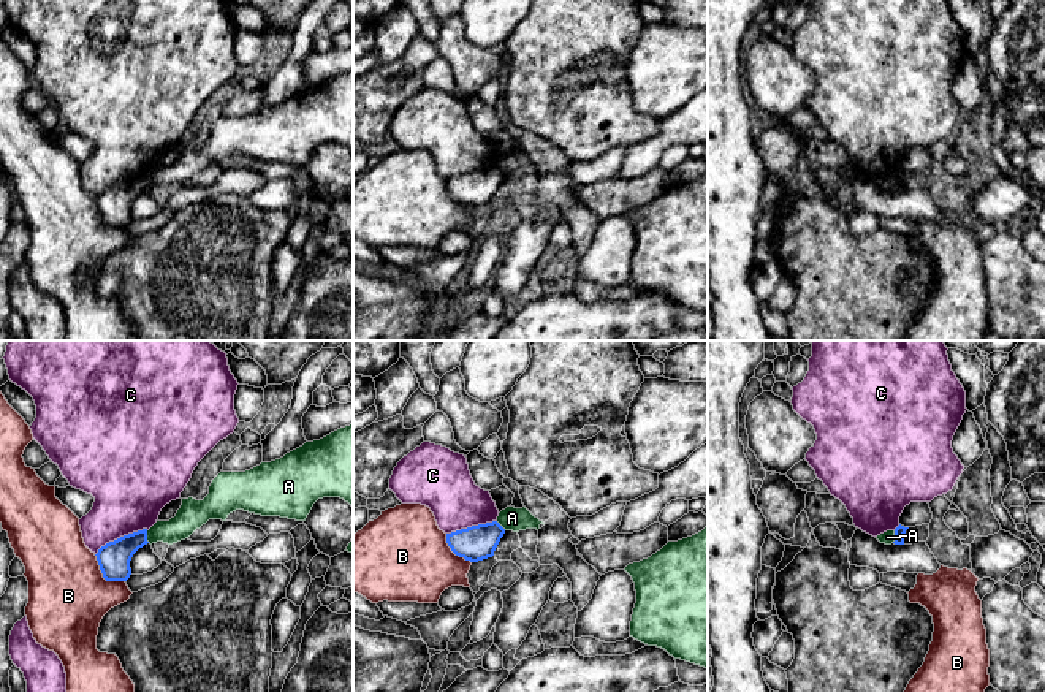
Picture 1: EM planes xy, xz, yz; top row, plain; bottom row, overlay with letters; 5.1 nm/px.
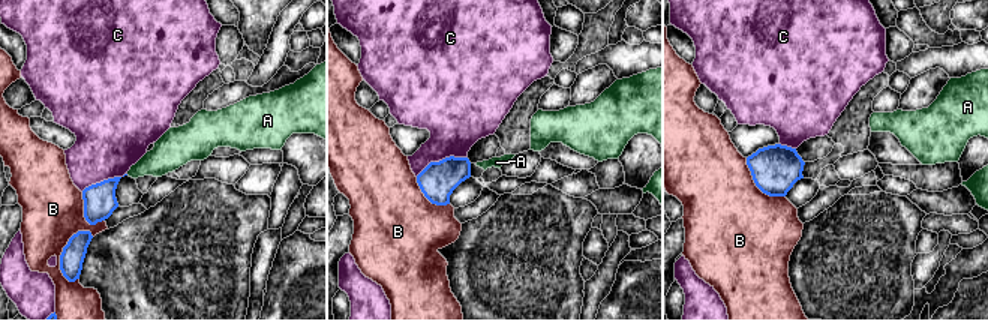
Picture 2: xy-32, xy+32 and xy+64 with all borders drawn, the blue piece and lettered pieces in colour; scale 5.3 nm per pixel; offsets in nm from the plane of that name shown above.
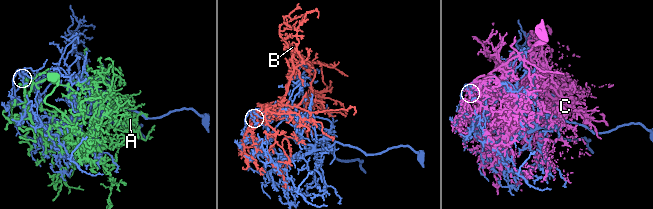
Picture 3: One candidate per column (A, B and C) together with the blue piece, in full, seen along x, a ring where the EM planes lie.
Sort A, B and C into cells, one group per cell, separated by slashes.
A / B / C

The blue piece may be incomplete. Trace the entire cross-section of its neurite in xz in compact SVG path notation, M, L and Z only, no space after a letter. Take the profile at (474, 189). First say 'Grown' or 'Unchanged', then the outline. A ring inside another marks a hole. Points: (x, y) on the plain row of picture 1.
Unchanged. M486 168L446 179L451 196L470 207L478 207L494 201L505 174L497 168Z

